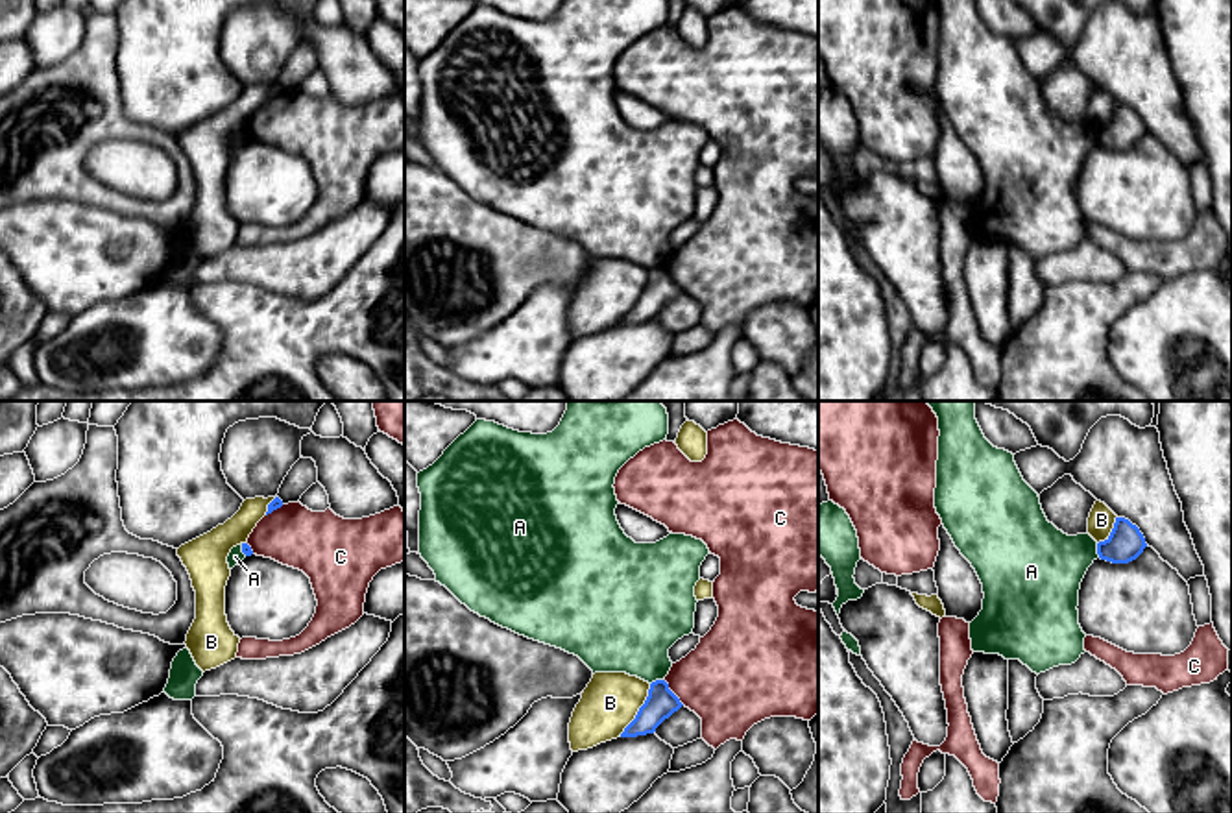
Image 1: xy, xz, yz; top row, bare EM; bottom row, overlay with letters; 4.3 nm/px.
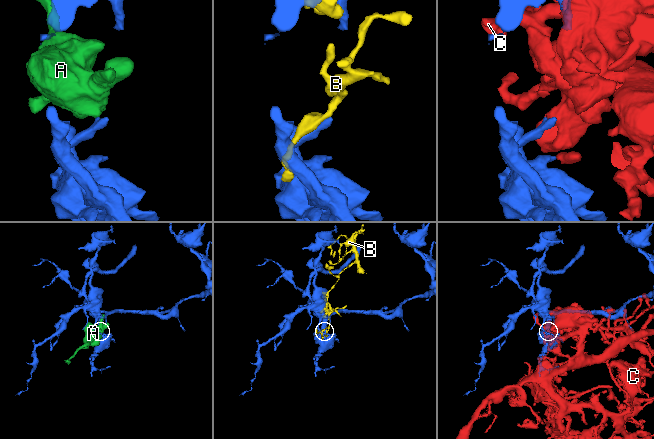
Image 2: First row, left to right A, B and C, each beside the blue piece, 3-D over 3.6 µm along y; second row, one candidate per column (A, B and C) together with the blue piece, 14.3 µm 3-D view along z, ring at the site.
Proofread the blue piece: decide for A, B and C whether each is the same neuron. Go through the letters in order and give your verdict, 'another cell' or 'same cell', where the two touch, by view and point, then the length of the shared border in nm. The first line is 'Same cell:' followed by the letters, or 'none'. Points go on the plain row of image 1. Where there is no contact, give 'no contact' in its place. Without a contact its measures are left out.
Same cell: none
A: another cell | xz (656, 266) | 70 nm
B: another cell | xz (640, 296) | 280 nm
C: another cell | xz (673, 279) | 140 nm

